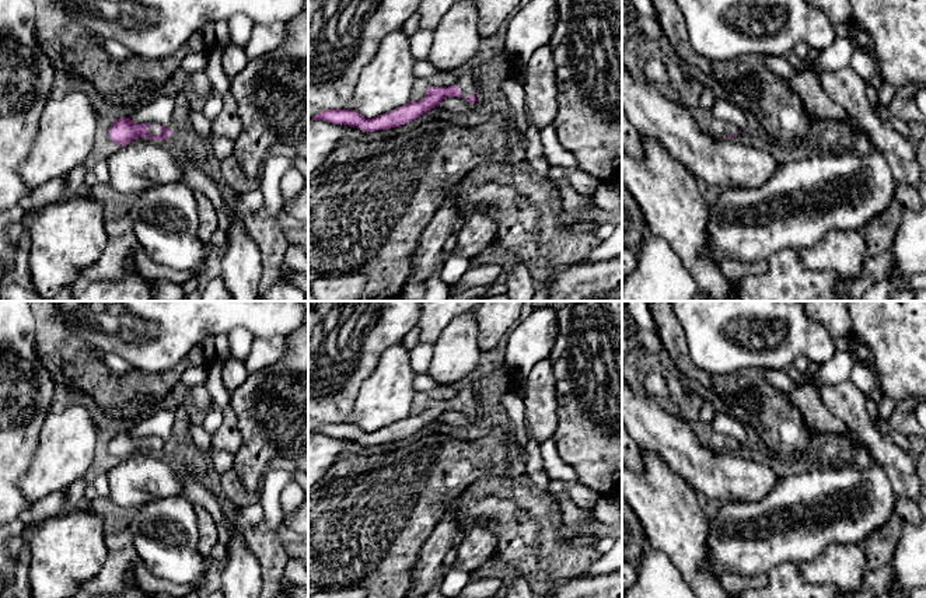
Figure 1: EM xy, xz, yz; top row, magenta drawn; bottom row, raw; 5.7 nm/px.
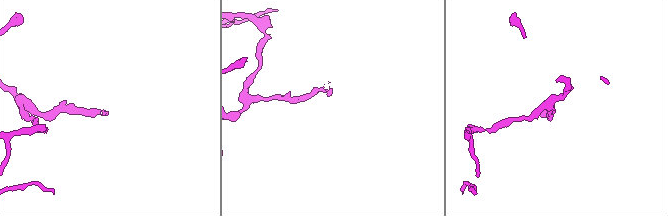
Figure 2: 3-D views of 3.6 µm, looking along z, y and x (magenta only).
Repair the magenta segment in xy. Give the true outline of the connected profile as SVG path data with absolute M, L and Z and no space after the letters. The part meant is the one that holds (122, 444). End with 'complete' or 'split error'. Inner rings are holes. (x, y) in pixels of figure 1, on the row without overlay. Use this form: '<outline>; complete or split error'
M120 431L113 433L108 443L108 450L113 457L123 461L137 451L167 454L170 444L157 437L134 438L130 431Z; split error

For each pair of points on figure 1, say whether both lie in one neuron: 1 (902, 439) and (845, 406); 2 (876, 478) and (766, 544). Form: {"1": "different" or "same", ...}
{"1": "different", "2": "same"}

